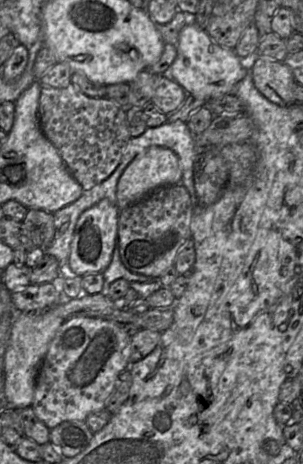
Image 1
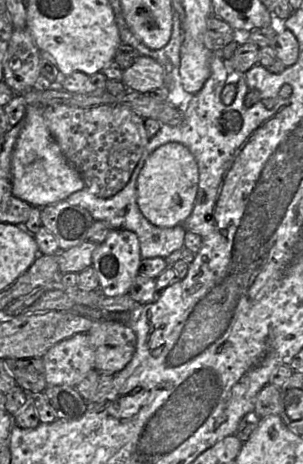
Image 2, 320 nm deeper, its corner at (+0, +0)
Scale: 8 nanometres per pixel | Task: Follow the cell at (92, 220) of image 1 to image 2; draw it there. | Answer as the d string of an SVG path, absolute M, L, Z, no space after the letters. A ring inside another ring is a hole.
M111 230L92 256L99 290L107 297L128 294L141 260L138 236L130 230Z

